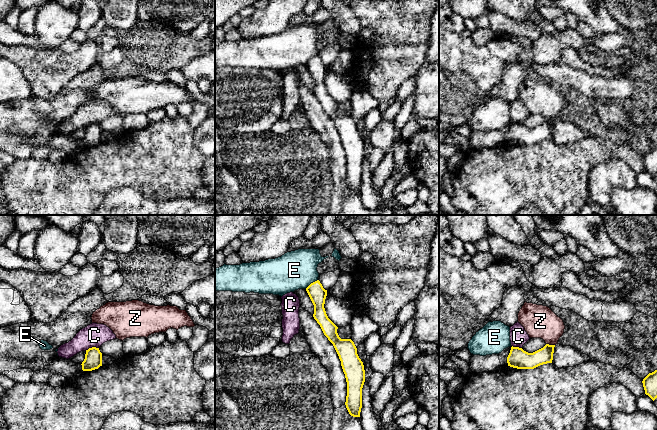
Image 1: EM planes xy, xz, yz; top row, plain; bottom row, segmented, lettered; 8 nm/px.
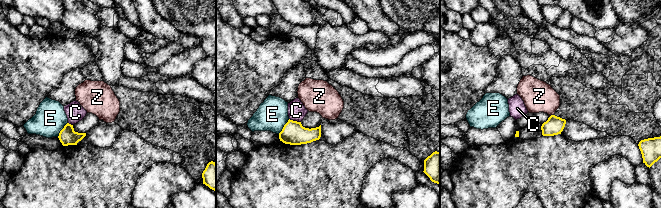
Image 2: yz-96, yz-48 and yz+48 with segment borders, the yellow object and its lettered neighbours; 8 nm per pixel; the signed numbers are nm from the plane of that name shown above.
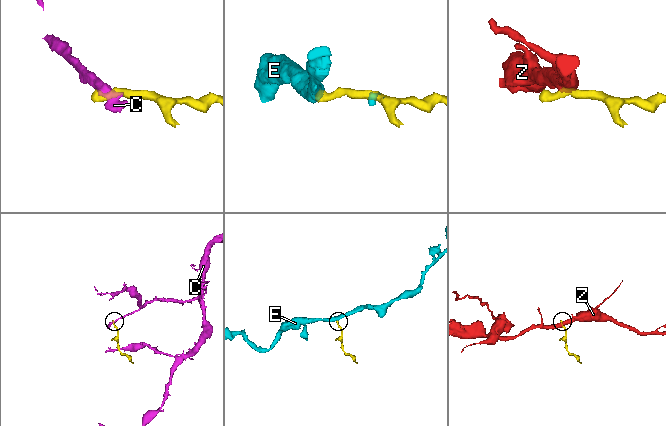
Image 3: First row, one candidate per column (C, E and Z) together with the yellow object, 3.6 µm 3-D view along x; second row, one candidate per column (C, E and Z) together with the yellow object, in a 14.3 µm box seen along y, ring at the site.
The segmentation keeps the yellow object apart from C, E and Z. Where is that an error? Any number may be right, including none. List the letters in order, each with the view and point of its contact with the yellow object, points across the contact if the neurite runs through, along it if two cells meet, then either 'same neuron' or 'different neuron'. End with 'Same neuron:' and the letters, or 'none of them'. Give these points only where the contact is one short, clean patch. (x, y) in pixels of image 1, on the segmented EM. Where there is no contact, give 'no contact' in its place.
C: meets yellow in xy at (92, 347); border along xy (98, 347), (89, 347), (85, 350); different neuron
E: meets yellow in xz at (311, 283); border along xz (317, 279), (305, 288); different neuron
Z: meets yellow in yz at (550, 345); border along yz (546, 343), (554, 345); different neuron
Same neuron: none of them

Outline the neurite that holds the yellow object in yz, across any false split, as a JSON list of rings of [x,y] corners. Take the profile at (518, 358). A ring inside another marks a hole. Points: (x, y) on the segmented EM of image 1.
[[[546,344],[543,348],[528,353],[519,347],[511,347],[507,357],[508,366],[517,369],[534,369],[540,365],[552,363],[555,345]]]

